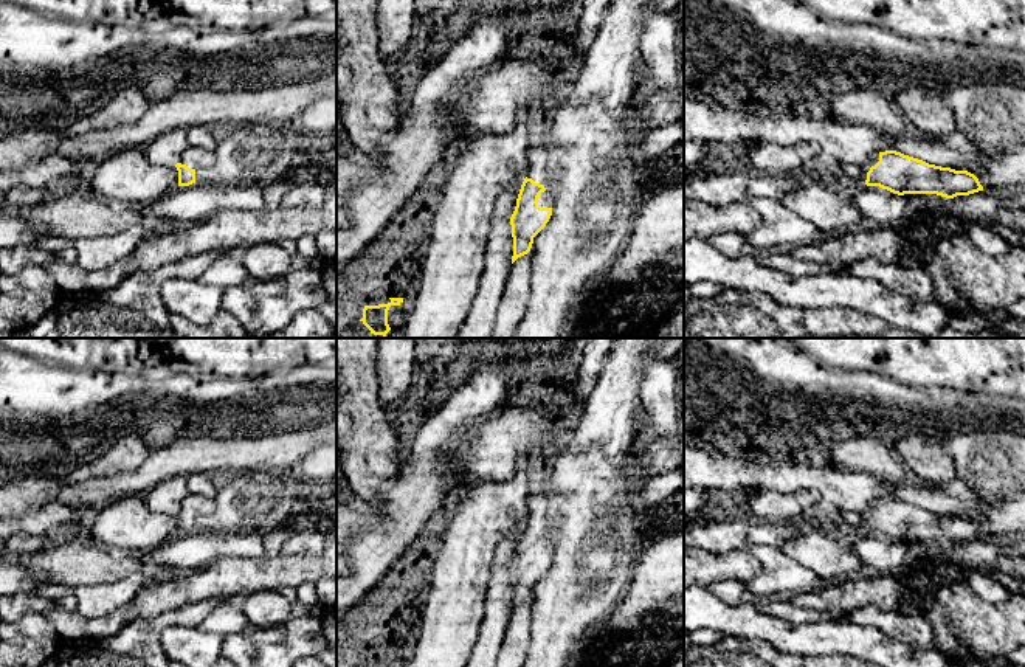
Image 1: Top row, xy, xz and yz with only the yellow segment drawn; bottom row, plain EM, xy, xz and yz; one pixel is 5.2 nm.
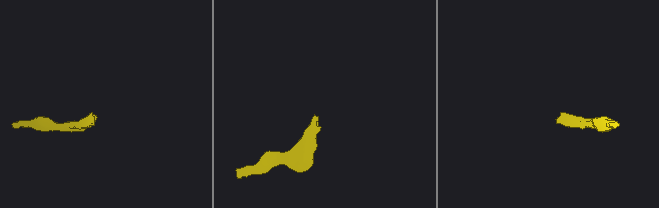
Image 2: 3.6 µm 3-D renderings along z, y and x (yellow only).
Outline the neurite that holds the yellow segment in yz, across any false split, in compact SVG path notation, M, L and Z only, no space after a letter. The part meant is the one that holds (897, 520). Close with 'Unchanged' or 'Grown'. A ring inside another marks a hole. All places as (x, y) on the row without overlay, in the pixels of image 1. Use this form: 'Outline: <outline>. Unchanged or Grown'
Outline: M896 498L873 501L862 512L840 512L850 527L879 534L893 541L937 541L946 546L983 538L978 526L968 518L929 512Z. Grown

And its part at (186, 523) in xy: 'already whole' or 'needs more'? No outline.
needs more

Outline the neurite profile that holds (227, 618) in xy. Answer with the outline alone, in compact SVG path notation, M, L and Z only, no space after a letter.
M225 602L217 605L209 616L206 616L198 625L197 630L205 633L216 633L220 636L228 636L240 633L250 628L247 616L239 608L239 603Z

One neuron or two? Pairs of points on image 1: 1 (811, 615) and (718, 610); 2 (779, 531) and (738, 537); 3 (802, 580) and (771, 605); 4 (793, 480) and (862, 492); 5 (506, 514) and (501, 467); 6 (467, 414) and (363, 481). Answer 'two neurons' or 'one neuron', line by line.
1: two neurons
2: one neuron
3: two neurons
4: one neuron
5: two neurons
6: two neurons

